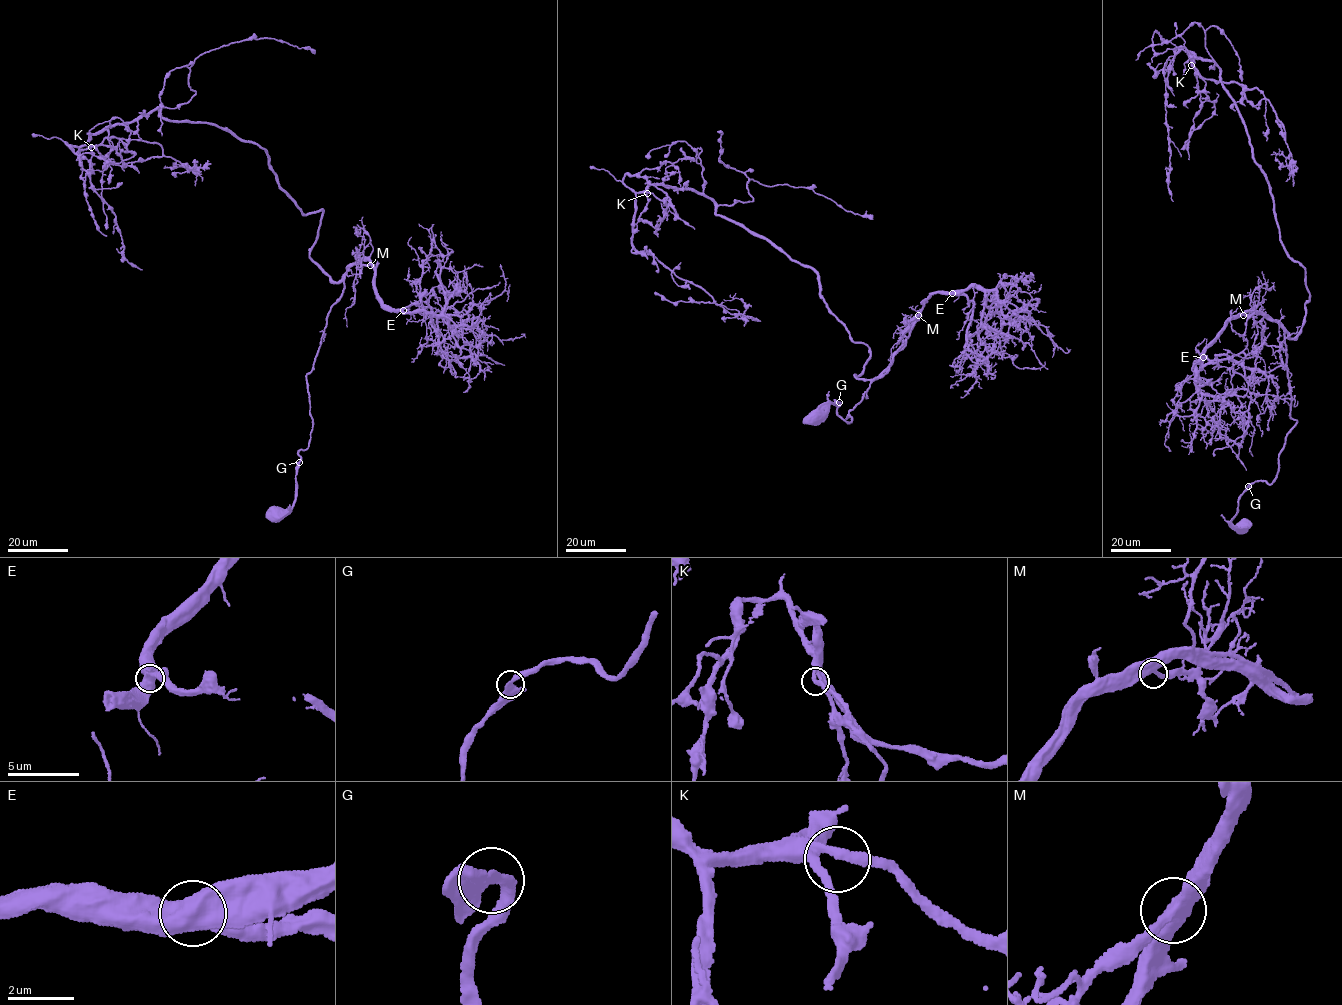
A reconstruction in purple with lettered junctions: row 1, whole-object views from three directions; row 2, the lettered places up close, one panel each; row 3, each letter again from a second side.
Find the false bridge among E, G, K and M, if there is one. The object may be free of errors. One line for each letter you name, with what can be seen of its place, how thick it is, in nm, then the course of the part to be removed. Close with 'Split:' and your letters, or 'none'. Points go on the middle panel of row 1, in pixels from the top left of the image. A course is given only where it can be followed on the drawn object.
Split: none

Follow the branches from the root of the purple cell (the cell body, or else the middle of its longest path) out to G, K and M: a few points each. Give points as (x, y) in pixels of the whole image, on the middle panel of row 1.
G: (811, 418), (814, 412), (834, 404), (835, 399), (838, 402)
K: (811, 418), (835, 399), (851, 422), (889, 365), (855, 377), (870, 350), (811, 268), (702, 195), (647, 193)
M: (811, 418), (835, 399), (837, 414), (851, 422), (848, 414), (870, 383), (886, 373), (918, 315)

